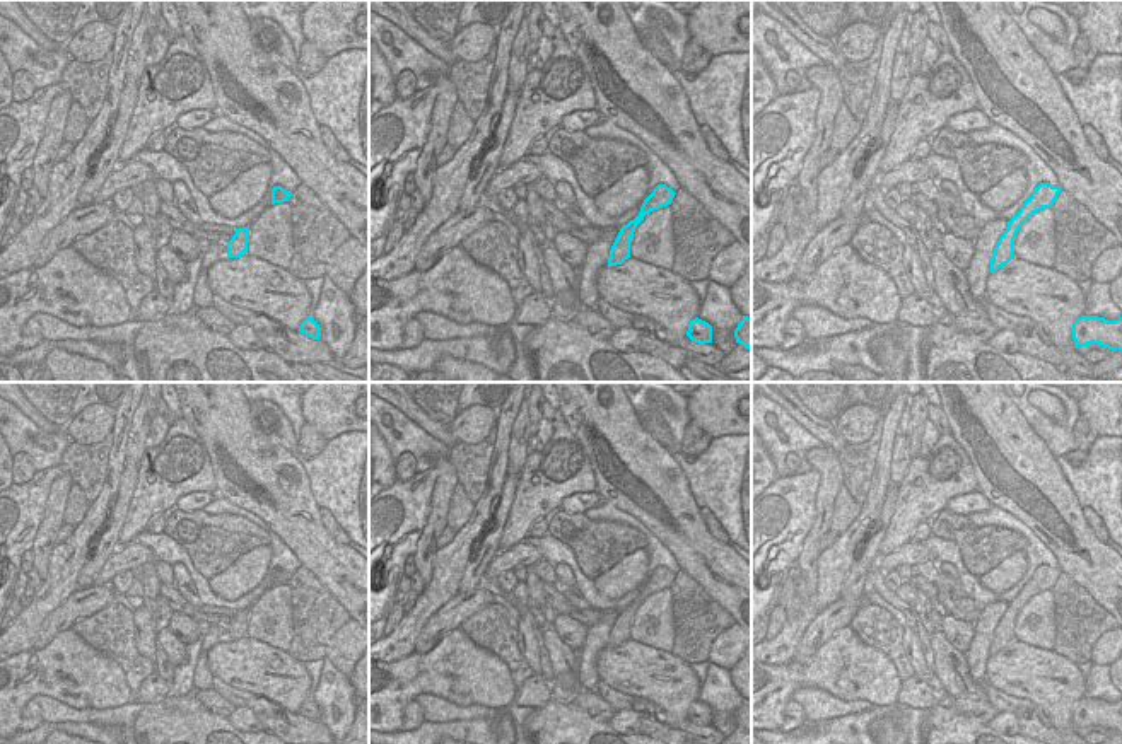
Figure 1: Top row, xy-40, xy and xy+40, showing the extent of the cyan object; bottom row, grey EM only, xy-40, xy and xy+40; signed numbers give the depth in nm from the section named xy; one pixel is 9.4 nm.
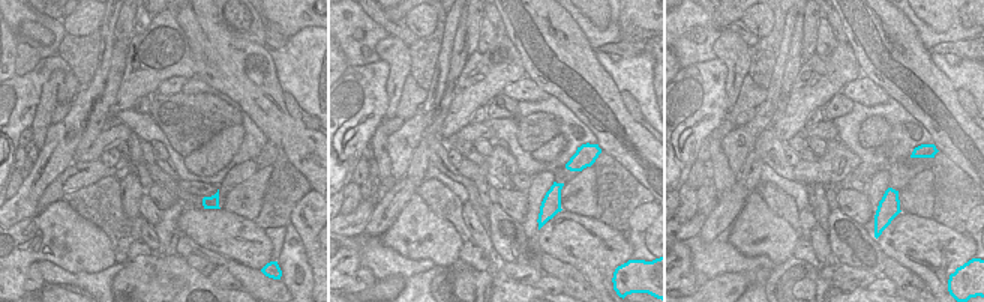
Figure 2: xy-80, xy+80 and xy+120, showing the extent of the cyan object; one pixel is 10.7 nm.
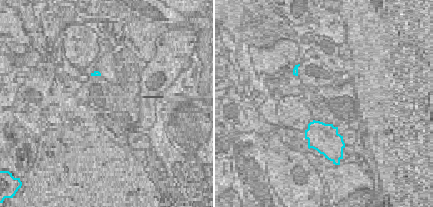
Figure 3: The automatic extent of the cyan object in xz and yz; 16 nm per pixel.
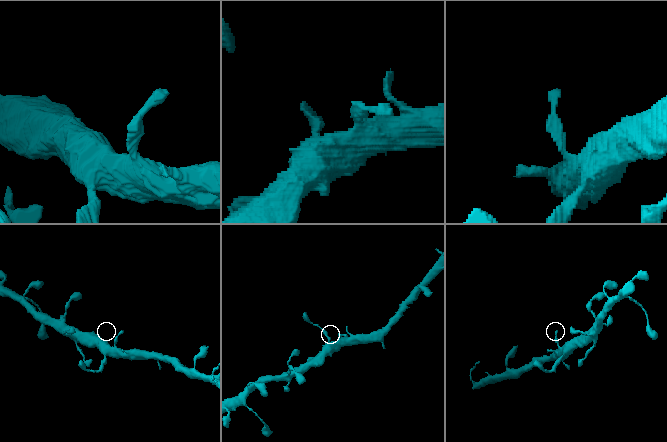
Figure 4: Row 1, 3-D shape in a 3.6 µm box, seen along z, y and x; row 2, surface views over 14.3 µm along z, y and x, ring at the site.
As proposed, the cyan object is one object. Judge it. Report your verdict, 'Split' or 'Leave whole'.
Leave whole.

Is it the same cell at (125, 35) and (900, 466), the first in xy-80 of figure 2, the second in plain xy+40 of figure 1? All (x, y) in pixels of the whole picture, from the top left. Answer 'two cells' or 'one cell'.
one cell

